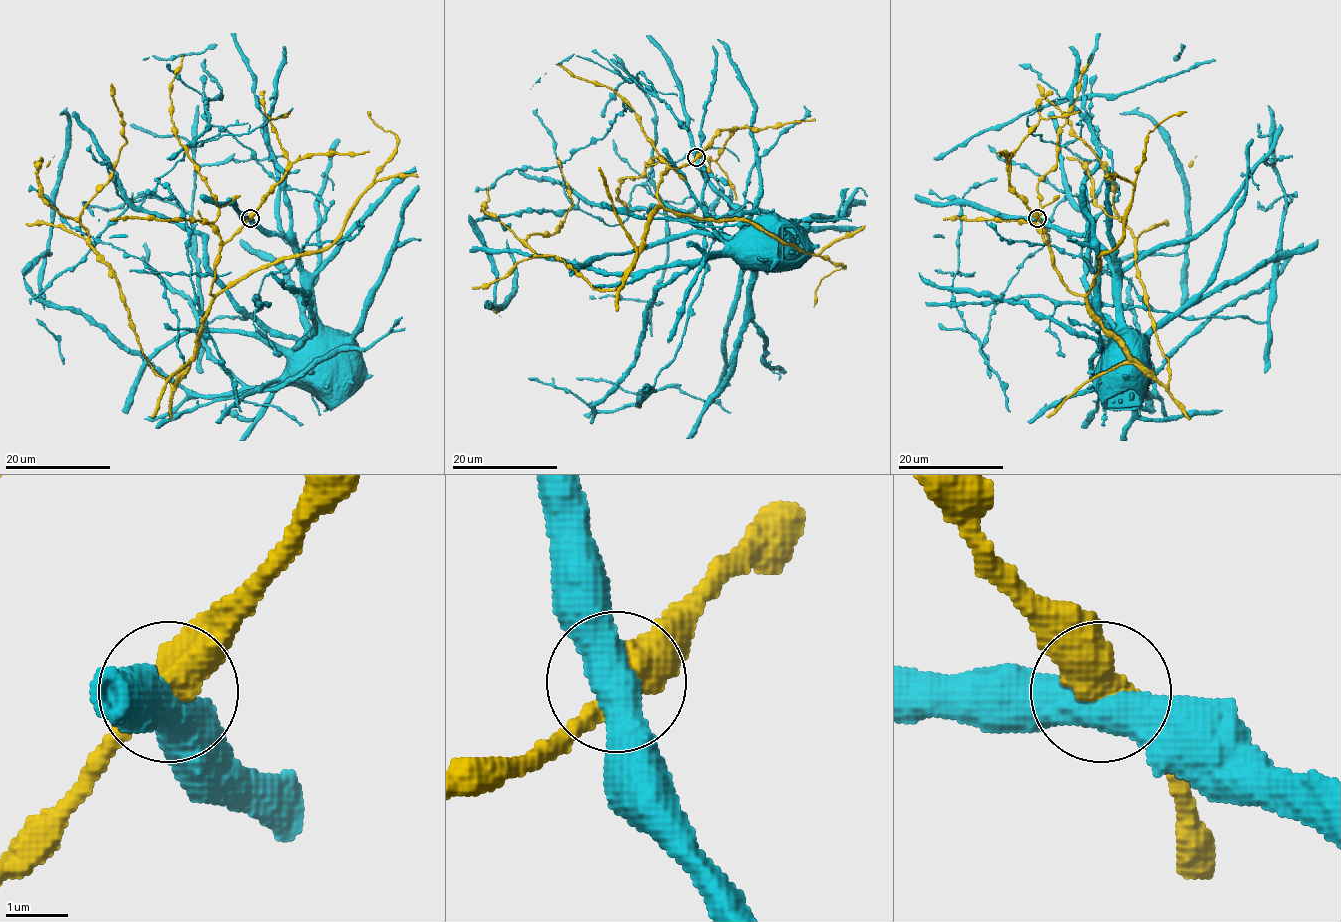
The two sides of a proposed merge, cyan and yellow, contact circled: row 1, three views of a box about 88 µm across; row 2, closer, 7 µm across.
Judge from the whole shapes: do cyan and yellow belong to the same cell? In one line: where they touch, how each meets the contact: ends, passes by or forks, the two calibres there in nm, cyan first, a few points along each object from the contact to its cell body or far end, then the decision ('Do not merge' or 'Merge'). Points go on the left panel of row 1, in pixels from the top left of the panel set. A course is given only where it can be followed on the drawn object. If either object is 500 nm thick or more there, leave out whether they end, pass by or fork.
Place: (250, 218). Thickness 550 nm (cyan) against 500 nm. Course of cyan: (249, 217), (261, 228), (282, 233), (294, 245), (313, 322), (307, 364), (301, 370). Course of yellow: (249, 217), (222, 246), (197, 353), (174, 385), (143, 353), (115, 271), (81, 224), (125, 142), (111, 83). Merge

